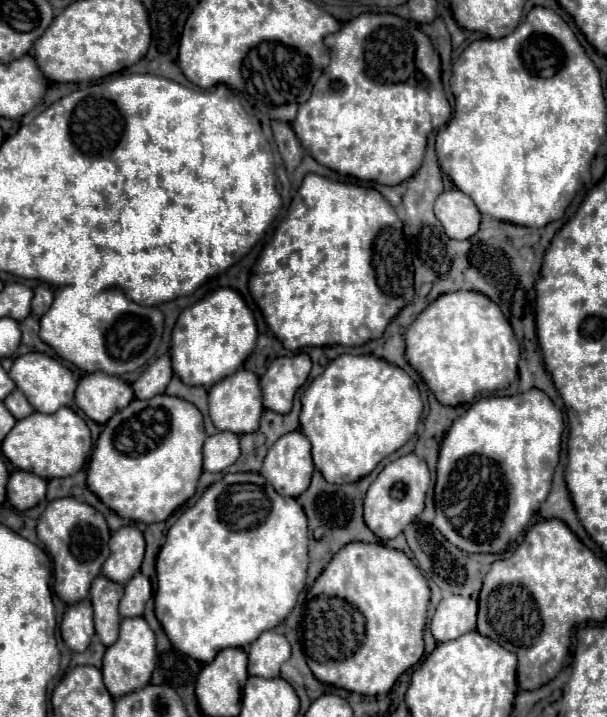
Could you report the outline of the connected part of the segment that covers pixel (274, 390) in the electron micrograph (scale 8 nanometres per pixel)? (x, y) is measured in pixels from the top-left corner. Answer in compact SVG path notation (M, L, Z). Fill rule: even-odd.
M299 352L289 358L277 358L261 376L263 406L277 414L291 410L295 392L305 384L311 370L311 358Z

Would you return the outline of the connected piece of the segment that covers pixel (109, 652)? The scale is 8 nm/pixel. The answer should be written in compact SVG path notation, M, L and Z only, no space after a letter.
M123 618L119 638L117 638L115 644L111 644L105 650L103 668L101 668L105 686L111 692L111 696L119 698L119 696L125 696L127 692L135 692L135 690L147 686L151 672L155 668L155 656L157 656L155 634L149 628L147 620L145 618Z

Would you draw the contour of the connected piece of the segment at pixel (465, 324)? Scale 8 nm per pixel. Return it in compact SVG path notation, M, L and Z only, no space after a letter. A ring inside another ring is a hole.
M451 292L439 296L409 326L405 342L407 342L405 352L407 362L423 376L435 398L447 406L467 404L479 394L503 390L518 376L520 344L515 340L513 328L503 316L503 312L499 312L499 306L491 304L491 300L487 300L487 296L479 292Z

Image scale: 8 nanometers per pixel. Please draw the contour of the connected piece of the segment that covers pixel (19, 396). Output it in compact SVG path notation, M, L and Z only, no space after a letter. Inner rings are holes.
M13 390L13 392L5 398L5 406L7 406L7 410L9 410L17 420L33 414L31 404L29 404L27 398L23 396L23 392L19 392L19 390Z

